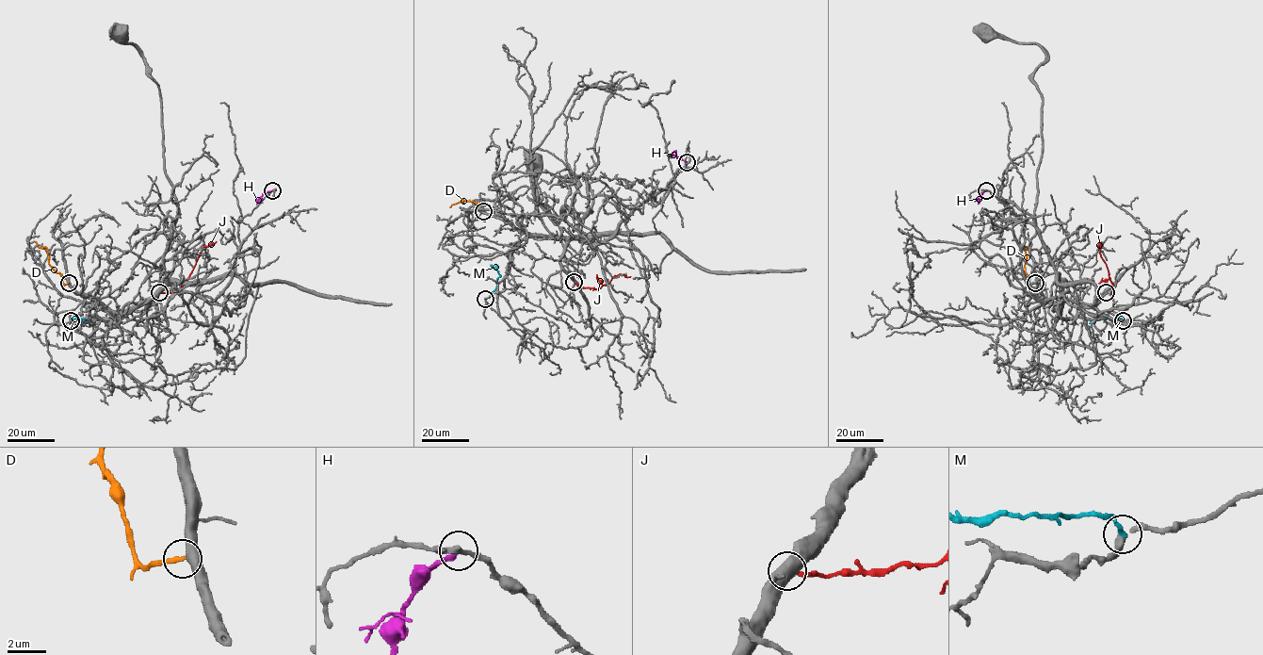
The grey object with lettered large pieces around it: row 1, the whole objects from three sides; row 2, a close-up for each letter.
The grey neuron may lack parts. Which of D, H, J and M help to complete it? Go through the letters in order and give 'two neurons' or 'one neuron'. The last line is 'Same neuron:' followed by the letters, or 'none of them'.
D: one neuron
H: two neurons
J: two neurons
M: two neurons
Same neuron: D

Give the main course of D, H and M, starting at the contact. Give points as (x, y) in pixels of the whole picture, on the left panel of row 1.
D: (69, 283), (62, 282), (61, 275), (49, 263), (47, 249), (40, 247), (35, 241)
H: (273, 190), (265, 193), (256, 204)
M: (71, 320), (86, 319), (77, 328)

